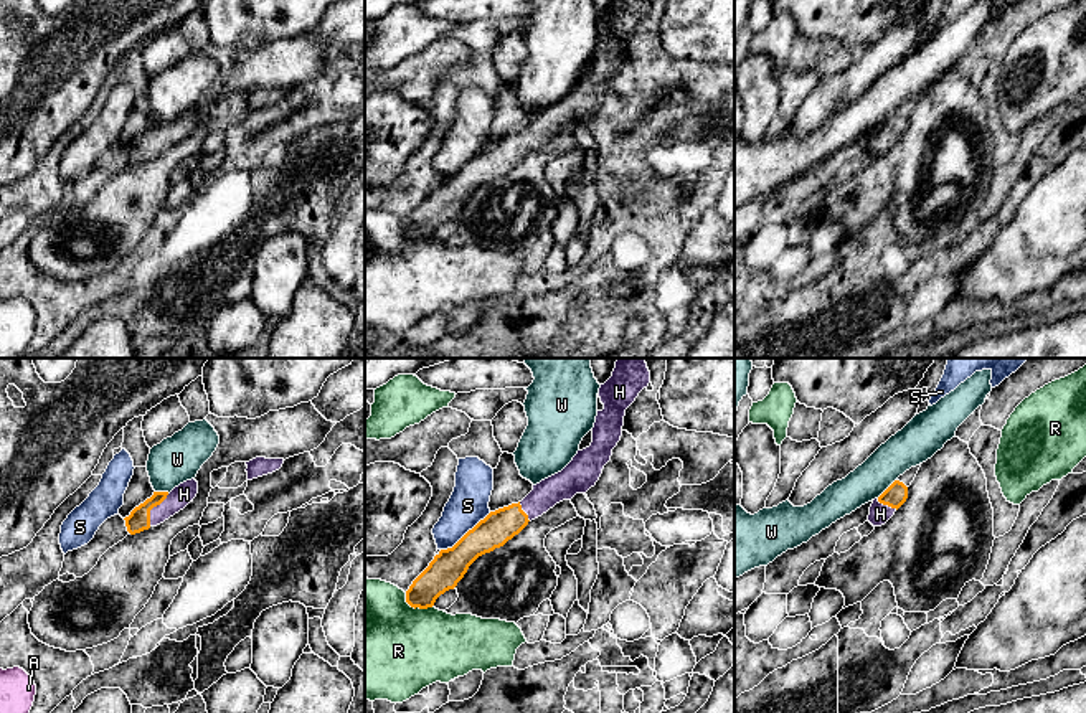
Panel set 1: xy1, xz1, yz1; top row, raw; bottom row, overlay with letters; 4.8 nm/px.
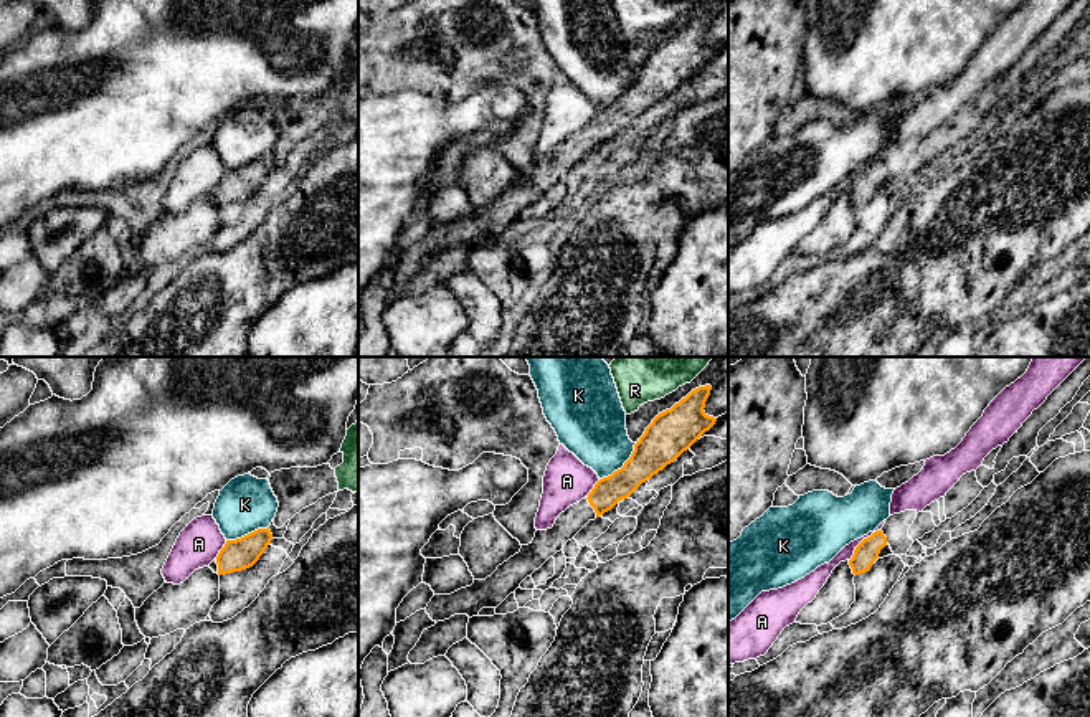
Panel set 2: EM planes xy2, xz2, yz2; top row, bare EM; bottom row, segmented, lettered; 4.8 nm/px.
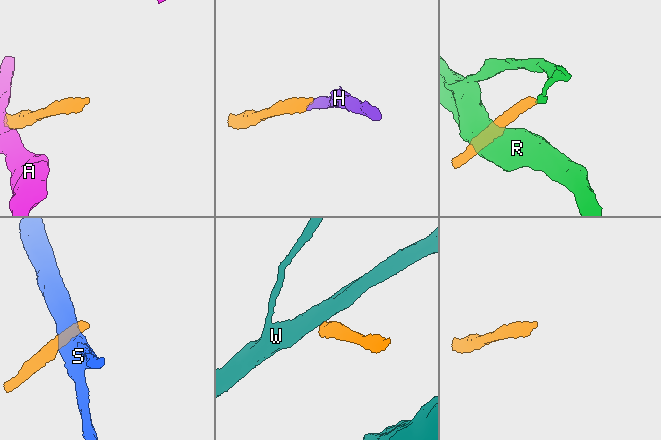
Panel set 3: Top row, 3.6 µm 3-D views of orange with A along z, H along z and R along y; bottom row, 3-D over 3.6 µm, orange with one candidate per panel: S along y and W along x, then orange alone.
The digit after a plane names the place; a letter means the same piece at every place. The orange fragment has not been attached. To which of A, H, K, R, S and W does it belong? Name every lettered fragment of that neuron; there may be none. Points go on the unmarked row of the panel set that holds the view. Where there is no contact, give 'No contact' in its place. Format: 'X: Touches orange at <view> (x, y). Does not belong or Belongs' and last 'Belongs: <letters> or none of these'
A: Touches orange at yz2 (861, 172). Does not belong
H: Touches orange at xy1 (152, 137). Belongs
K: Touches orange at xz2 (623, 96). Does not belong
R: Touches orange at xz1 (416, 236). Does not belong
S: Touches orange at xz1 (467, 162). Does not belong
W: Touches orange at yz1 (887, 119). Does not belong
Belongs: H

